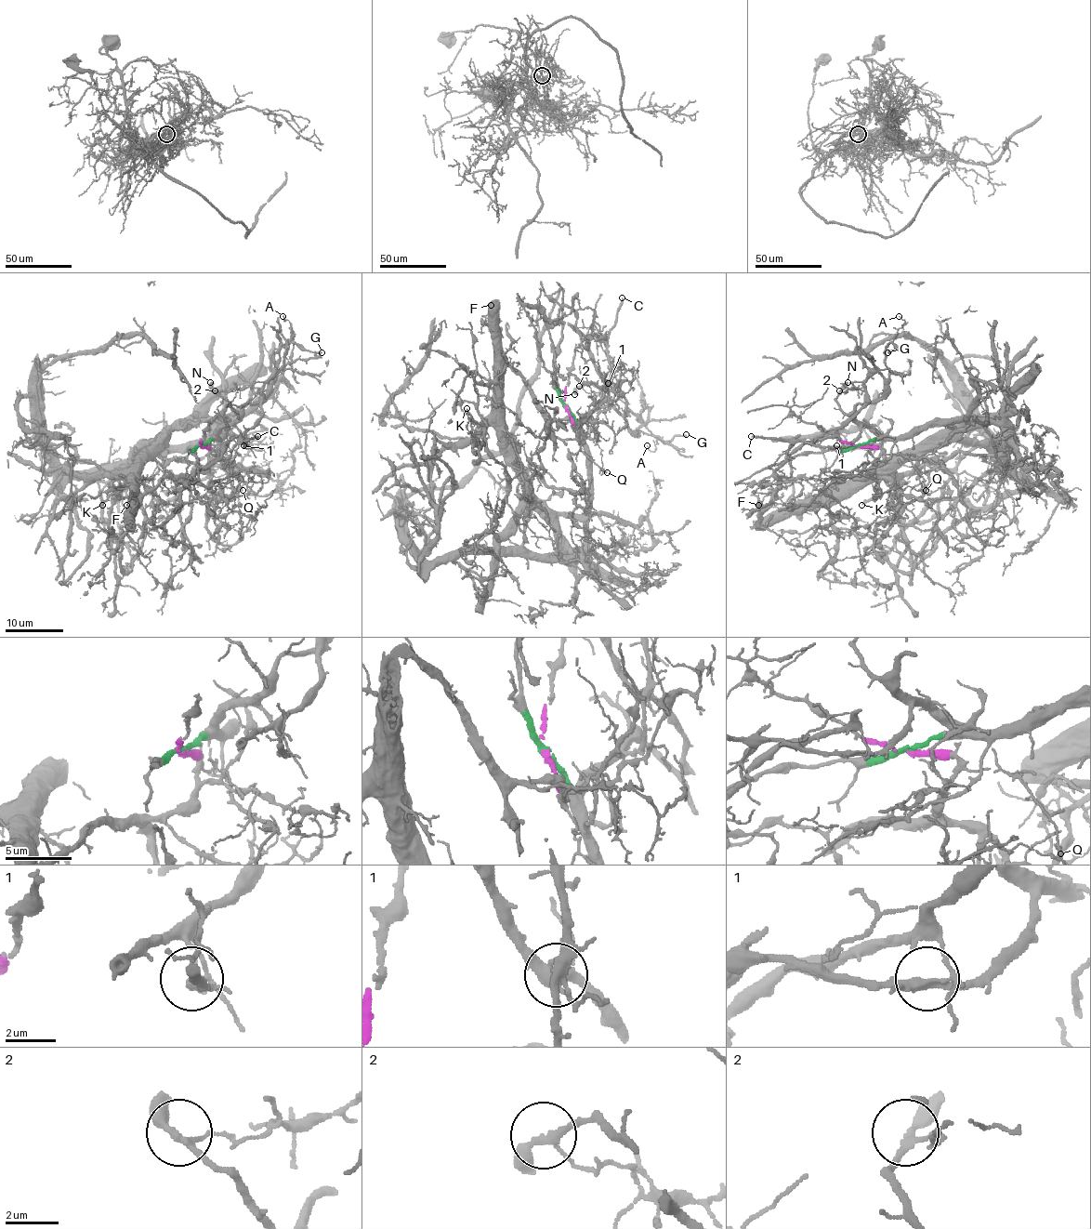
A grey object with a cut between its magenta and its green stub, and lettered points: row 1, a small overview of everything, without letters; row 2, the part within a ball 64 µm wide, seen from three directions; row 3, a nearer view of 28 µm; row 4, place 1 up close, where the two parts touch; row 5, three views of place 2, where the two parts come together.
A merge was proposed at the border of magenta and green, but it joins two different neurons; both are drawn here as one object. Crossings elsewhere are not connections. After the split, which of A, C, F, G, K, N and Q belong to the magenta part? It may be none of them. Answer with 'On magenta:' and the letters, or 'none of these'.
On magenta: F, K

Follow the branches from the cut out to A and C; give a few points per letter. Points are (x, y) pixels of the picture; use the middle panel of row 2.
A: (565, 406), (579, 423), (607, 402), (631, 430), (657, 442), (653, 451), (648, 445)
C: (565, 406), (578, 423), (607, 403), (610, 363), (607, 334), (614, 324), (621, 297)

